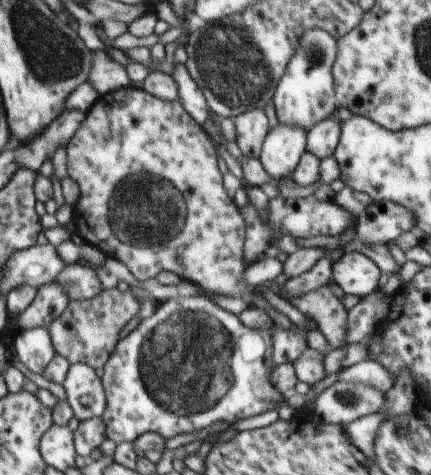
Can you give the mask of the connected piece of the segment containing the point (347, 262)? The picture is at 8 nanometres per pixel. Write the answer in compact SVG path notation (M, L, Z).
M359 252L343 254L333 264L331 280L338 284L345 294L362 297L378 290L378 280L382 276L378 265Z

